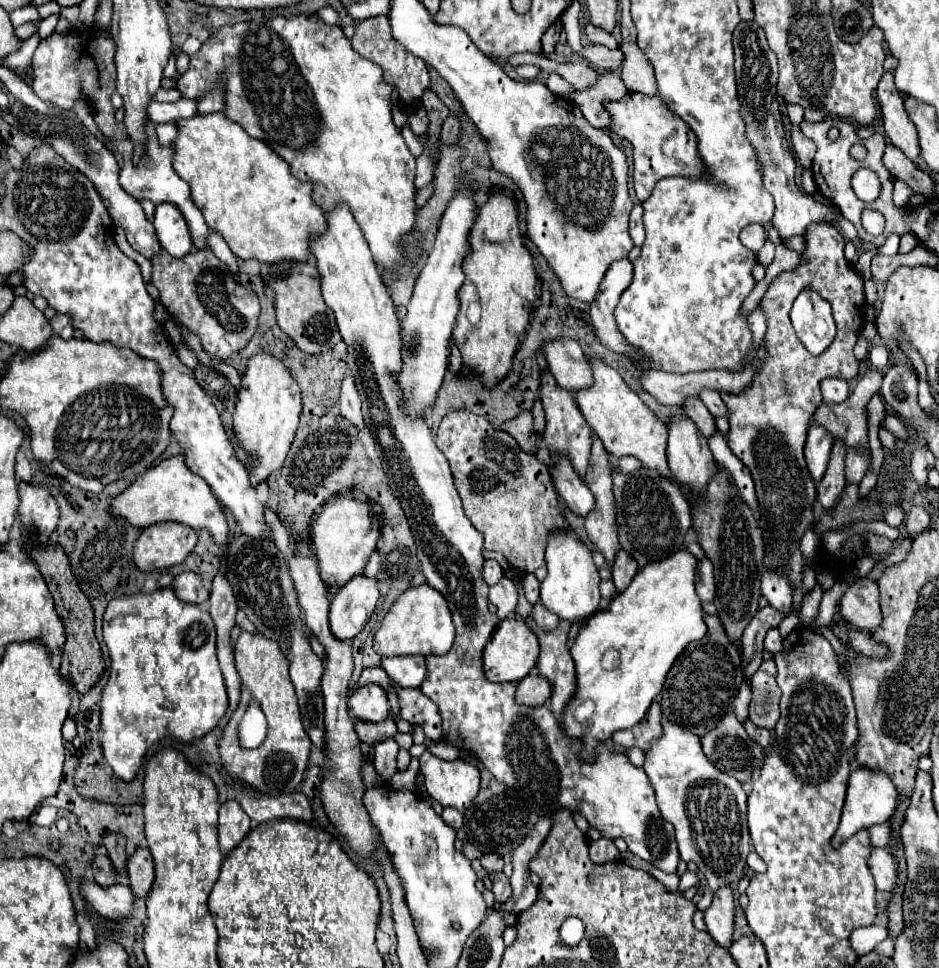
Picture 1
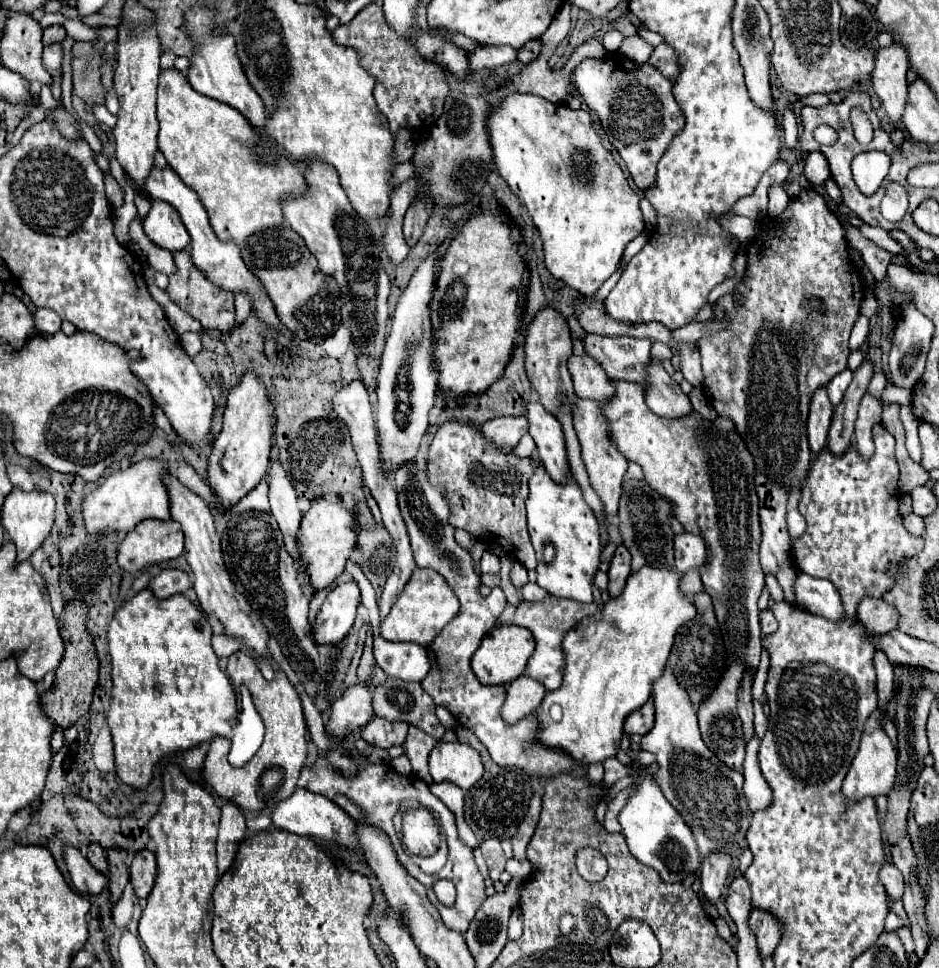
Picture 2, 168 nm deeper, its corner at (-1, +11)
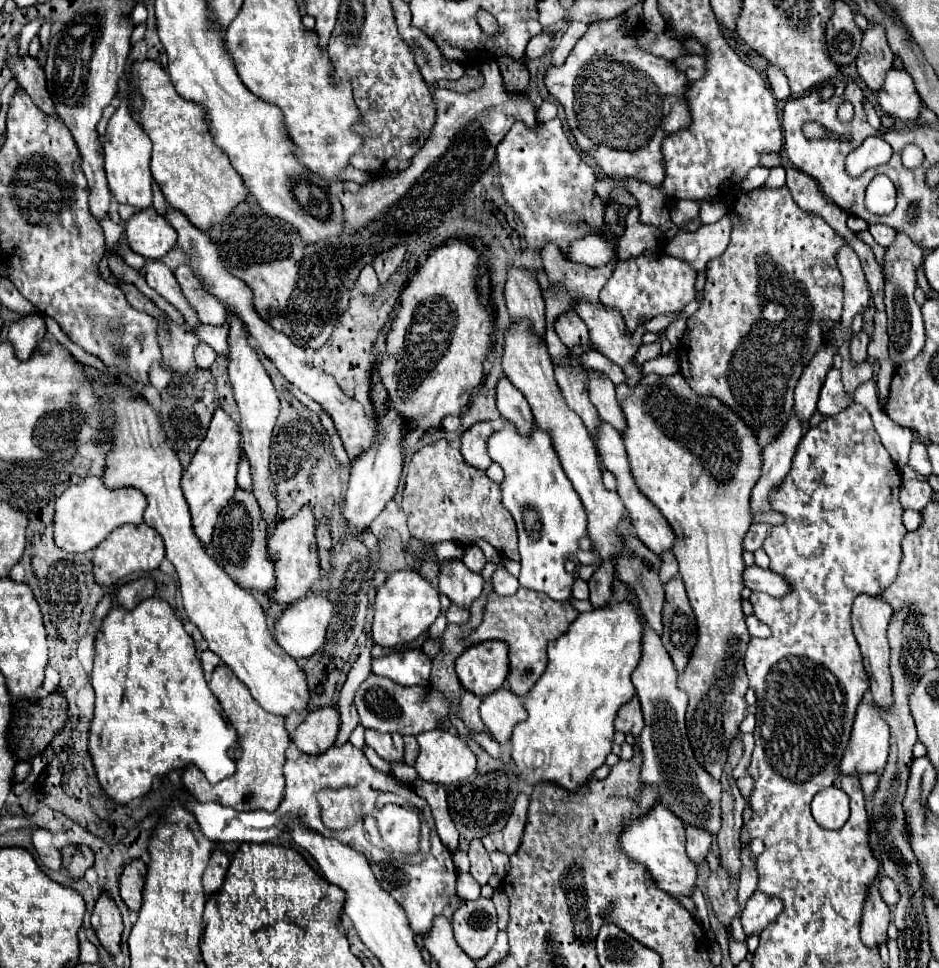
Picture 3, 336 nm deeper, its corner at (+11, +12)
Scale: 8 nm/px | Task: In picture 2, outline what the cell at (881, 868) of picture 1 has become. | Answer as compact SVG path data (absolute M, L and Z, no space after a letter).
M885 863L885 867L881 869L881 881L891 899L903 897L903 889L905 889L903 875L901 875L901 871L897 871L897 867L893 867L893 863Z

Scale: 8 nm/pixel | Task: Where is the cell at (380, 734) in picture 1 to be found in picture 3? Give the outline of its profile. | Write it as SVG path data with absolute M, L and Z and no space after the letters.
M365 730L365 744L371 746L383 760L403 760L403 736L401 734L377 734L377 730Z

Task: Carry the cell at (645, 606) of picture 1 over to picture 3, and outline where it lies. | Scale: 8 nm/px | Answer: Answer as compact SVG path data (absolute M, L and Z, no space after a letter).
M623 600L579 614L561 638L549 642L547 670L541 680L529 690L525 700L529 716L515 726L511 738L511 756L517 764L521 778L525 778L529 784L555 782L559 786L565 786L567 790L577 790L585 782L585 778L591 778L593 770L605 762L613 746L615 714L635 696L631 672L641 662L641 638L641 612L637 606L633 606L631 600Z

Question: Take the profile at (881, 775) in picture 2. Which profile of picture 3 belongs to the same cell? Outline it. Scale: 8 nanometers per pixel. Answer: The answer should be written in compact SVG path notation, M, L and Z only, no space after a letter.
M863 698L863 702L857 708L853 732L845 748L843 760L839 764L839 770L845 776L881 772L887 762L887 754L889 726L881 718L879 708L869 698Z

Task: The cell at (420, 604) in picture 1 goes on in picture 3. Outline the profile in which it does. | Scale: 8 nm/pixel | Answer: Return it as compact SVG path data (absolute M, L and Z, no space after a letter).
M415 570L393 572L385 584L377 590L375 618L373 618L373 640L383 648L395 648L417 640L429 630L441 612L439 592Z

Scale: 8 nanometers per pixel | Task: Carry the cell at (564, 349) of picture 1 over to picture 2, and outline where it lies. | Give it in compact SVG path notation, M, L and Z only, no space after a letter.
M573 355L567 367L573 377L575 393L581 399L595 399L599 403L607 403L615 395L613 381L601 369L601 365L595 359L591 359L589 355L583 355L583 357Z

